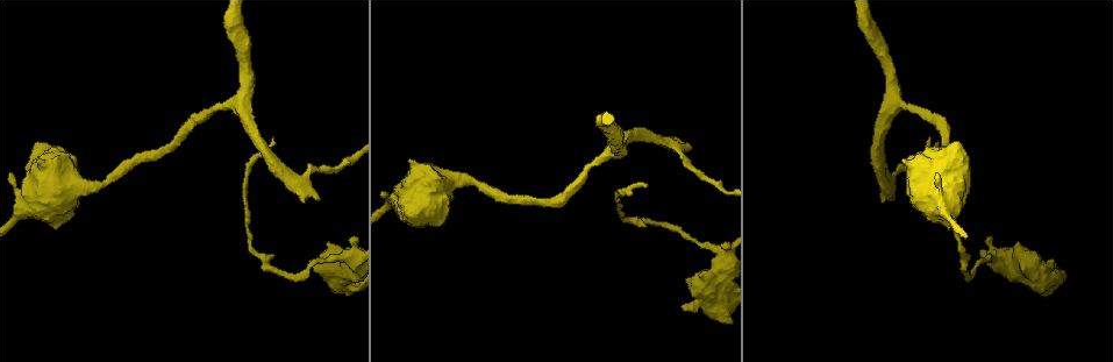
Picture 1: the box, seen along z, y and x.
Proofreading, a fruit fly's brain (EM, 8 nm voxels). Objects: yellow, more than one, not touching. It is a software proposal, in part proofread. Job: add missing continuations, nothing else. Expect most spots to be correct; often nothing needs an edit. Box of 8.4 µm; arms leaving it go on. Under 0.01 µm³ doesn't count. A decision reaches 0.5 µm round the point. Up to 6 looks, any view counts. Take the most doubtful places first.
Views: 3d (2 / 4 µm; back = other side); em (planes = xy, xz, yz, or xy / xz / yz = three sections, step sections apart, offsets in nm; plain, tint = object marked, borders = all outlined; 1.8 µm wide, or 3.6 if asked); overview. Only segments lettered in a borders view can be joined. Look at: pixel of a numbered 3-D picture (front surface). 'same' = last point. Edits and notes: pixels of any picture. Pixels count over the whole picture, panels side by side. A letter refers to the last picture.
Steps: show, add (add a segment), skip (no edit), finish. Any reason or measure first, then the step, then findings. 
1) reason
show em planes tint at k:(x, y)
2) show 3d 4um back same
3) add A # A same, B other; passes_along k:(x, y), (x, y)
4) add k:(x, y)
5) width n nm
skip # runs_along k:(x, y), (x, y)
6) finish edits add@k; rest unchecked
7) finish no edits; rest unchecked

long arm stops here
show em xz step 16 borders at 1:(272, 139)

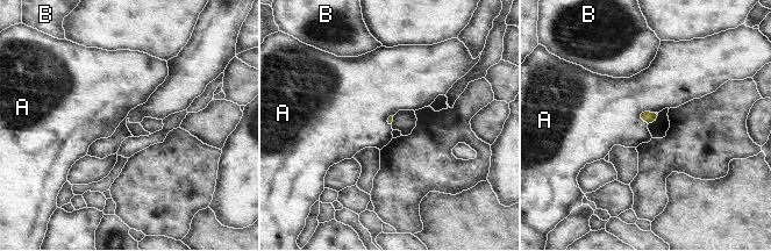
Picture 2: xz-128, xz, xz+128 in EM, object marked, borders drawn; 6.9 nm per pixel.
another direction
show em planes borders same

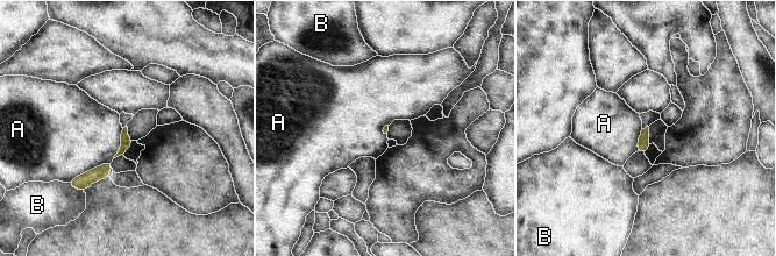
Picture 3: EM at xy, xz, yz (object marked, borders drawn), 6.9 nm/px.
skip # A other, B other; border 3:(112, 160), (76, 175), (68, 182); no lettered segment goes on from it

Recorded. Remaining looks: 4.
show em yz step 16 tint at 1:(891, 200)

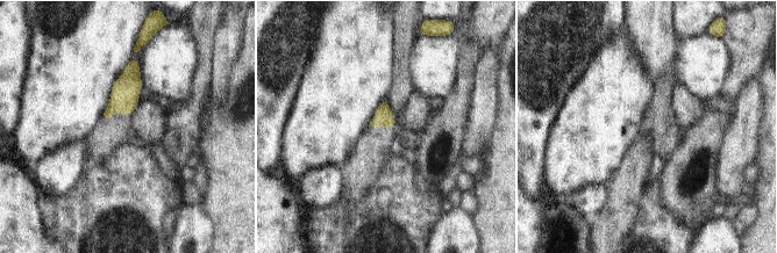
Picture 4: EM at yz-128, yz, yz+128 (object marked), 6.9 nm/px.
cut it another way
show em planes borders same

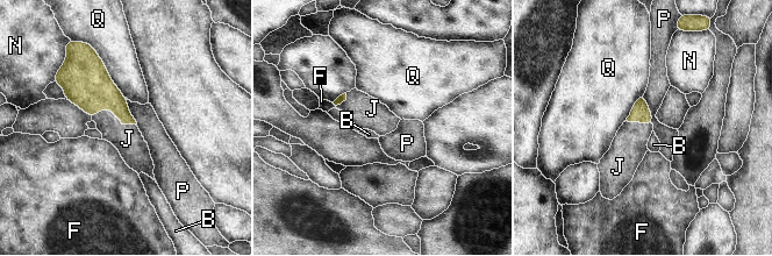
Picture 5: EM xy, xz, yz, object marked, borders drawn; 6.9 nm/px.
add J # B other, F other, J same, N other, P other, Q other; passes_along 5:(90, 87), (114, 114), (127, 139); the neuron continues

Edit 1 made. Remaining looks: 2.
finish edits add@5; rest unchecked

